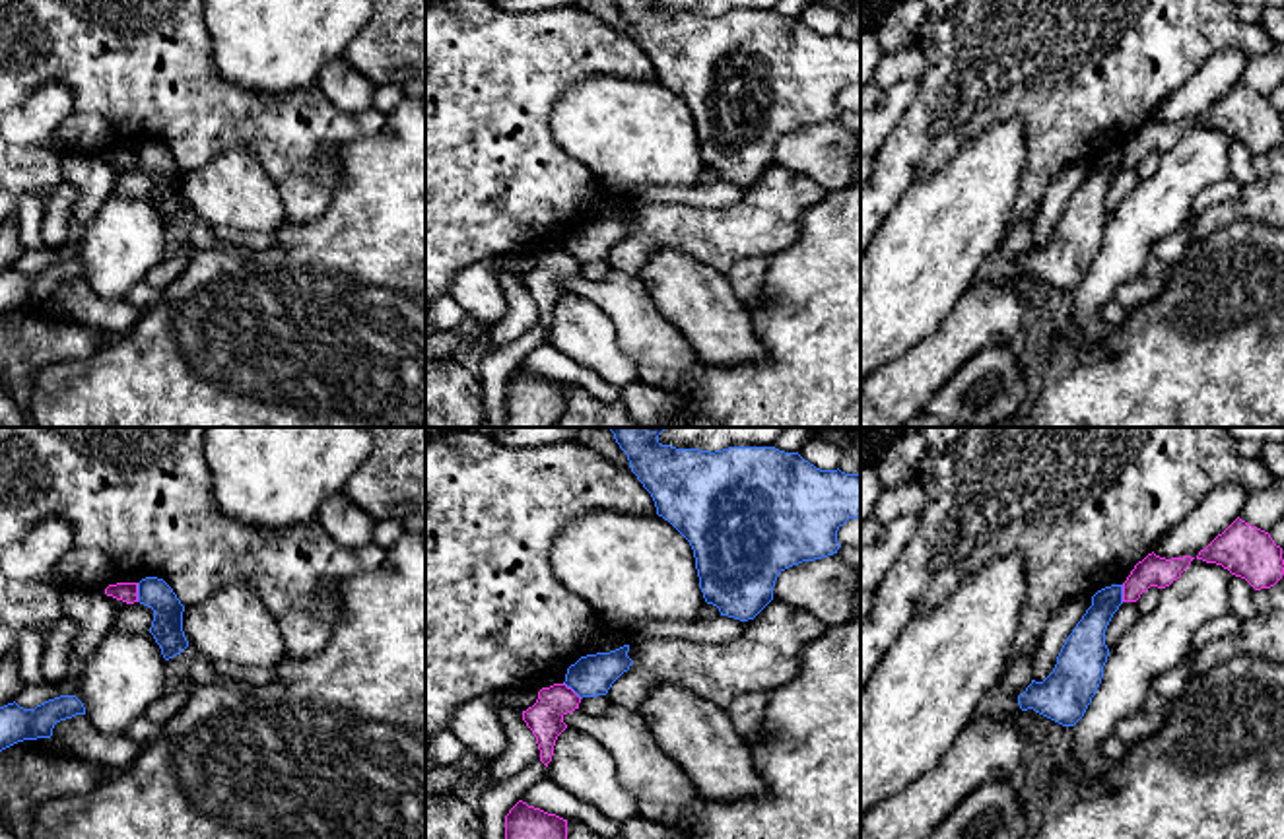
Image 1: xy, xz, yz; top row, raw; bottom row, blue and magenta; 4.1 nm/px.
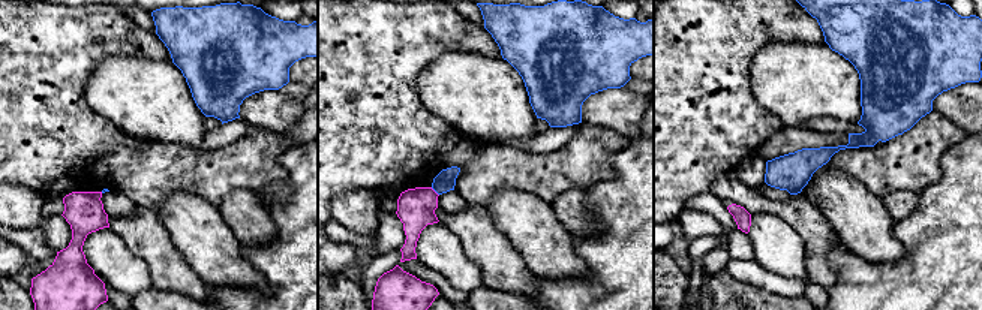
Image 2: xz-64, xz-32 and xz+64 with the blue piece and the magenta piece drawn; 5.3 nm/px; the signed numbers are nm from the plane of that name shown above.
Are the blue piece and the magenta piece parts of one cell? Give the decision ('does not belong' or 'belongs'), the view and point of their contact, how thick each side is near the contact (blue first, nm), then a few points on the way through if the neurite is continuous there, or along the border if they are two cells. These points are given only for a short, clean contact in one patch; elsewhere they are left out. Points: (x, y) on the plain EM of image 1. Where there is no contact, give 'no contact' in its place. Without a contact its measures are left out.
does not belong; meets blue in xy at (138, 158); 130 nm thick on the blue side, 80 nm on the other; border along xy (136, 148), (138, 166)

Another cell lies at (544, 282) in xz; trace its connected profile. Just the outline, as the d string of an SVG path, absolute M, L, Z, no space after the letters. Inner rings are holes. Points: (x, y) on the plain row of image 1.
M554 249L538 256L532 272L523 276L523 285L536 301L540 326L548 332L558 301L567 293L563 282L579 274L581 262L565 249Z

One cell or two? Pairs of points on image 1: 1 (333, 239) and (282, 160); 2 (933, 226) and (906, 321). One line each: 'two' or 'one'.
1: two
2: one

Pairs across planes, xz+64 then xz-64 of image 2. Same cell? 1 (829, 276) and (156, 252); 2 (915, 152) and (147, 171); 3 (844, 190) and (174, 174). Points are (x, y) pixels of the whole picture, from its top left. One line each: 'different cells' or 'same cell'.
1: same cell
2: same cell
3: different cells

